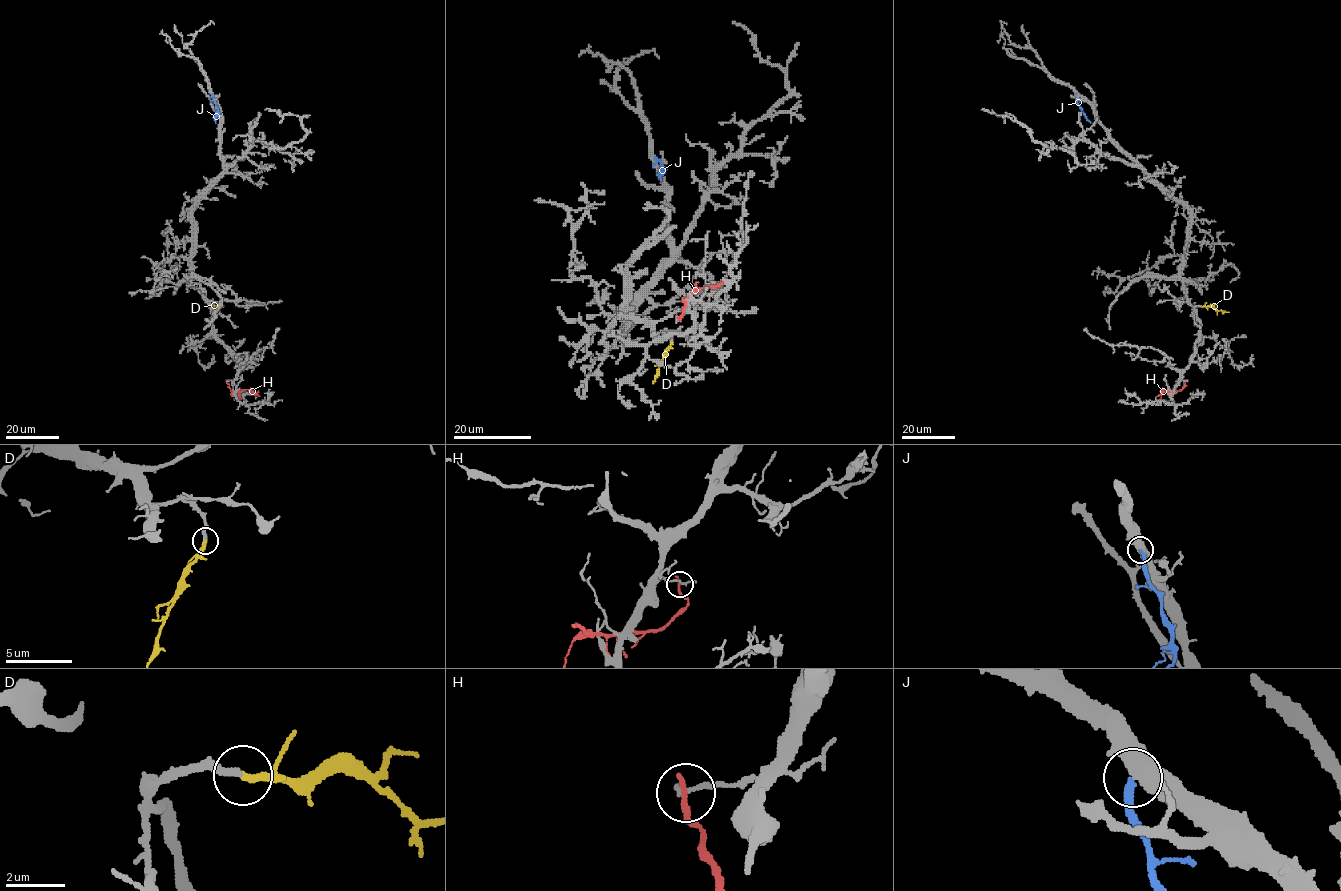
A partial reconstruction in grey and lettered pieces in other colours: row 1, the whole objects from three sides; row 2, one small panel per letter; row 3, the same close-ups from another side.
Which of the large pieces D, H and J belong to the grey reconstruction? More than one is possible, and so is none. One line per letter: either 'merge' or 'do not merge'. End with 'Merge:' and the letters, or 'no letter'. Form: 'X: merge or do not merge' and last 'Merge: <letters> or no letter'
D: merge
H: do not merge
J: do not merge
Merge: D

